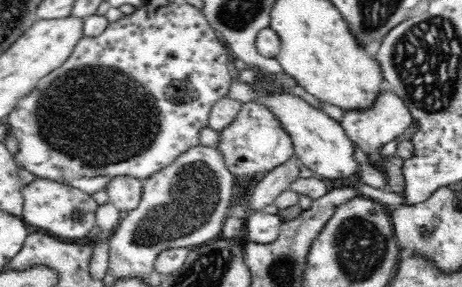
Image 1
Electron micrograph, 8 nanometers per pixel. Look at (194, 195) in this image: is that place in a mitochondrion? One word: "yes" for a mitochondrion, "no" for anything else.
yes

